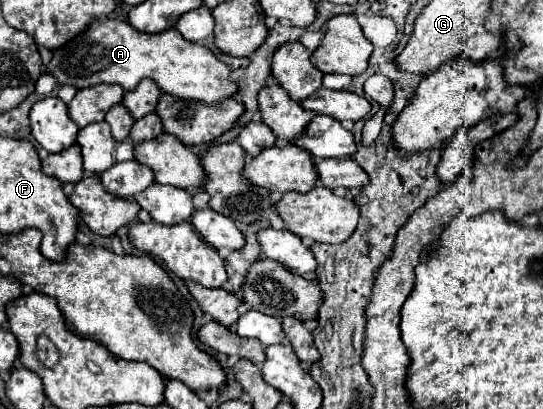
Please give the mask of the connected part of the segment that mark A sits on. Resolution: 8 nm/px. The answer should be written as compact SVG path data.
M99 19L87 31L73 37L63 49L53 49L53 57L45 71L57 79L59 85L73 85L77 89L93 87L97 83L117 83L125 91L133 91L141 79L153 79L163 93L193 99L201 103L219 103L237 93L237 83L229 81L231 69L221 63L207 47L189 43L171 27L157 35L139 33L127 21Z

